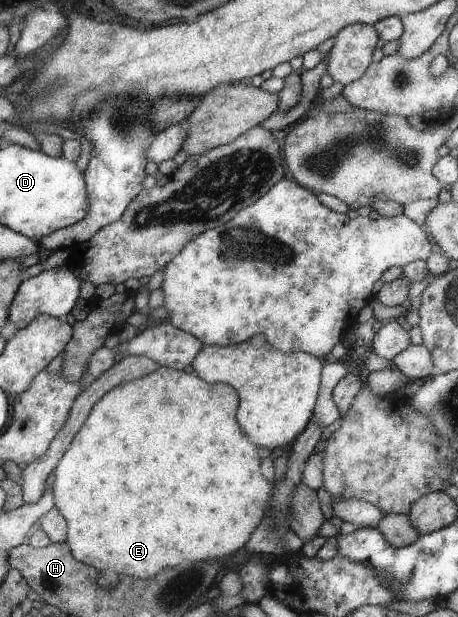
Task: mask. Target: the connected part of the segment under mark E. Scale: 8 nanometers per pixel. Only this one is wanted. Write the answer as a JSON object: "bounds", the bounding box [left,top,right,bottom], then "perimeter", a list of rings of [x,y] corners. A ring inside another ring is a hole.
{"bounds":[52,367,269,578],"perimeter":[[[157,367],[153,372],[117,384],[108,390],[93,404],[89,414],[83,420],[79,430],[73,435],[63,456],[53,469],[52,495],[54,507],[65,519],[67,534],[65,541],[71,554],[79,562],[95,567],[98,571],[115,568],[123,576],[131,578],[149,578],[165,566],[175,566],[179,562],[203,562],[203,560],[223,561],[225,556],[232,556],[242,551],[247,538],[263,519],[263,508],[269,500],[269,482],[259,472],[257,450],[247,442],[245,434],[235,420],[237,410],[237,391],[225,383],[207,383],[189,369],[175,370],[169,367]],[[129,512],[129,518],[123,520],[123,514]]]}

